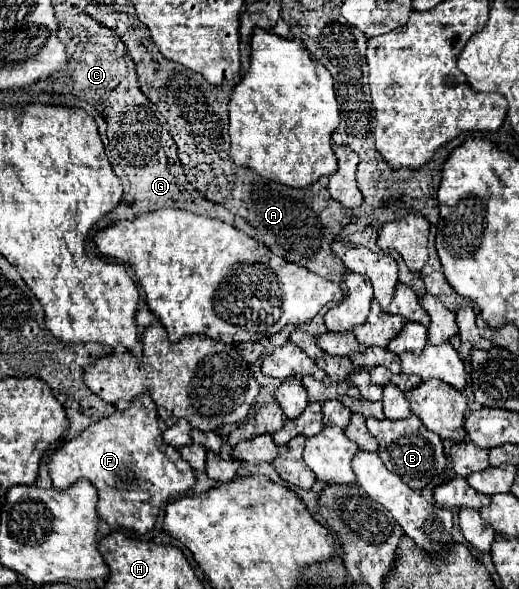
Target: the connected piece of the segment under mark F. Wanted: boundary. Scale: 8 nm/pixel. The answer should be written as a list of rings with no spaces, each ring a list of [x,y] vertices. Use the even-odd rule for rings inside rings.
[[[145,392],[137,396],[127,410],[117,410],[107,418],[101,418],[93,426],[85,428],[77,438],[59,446],[49,460],[49,474],[59,490],[67,490],[73,480],[87,478],[99,492],[97,514],[115,528],[125,528],[137,534],[145,534],[153,528],[161,506],[165,506],[175,494],[187,494],[191,486],[195,486],[195,474],[189,462],[181,458],[181,454],[163,442],[163,434],[157,422],[157,410],[151,396]]]

